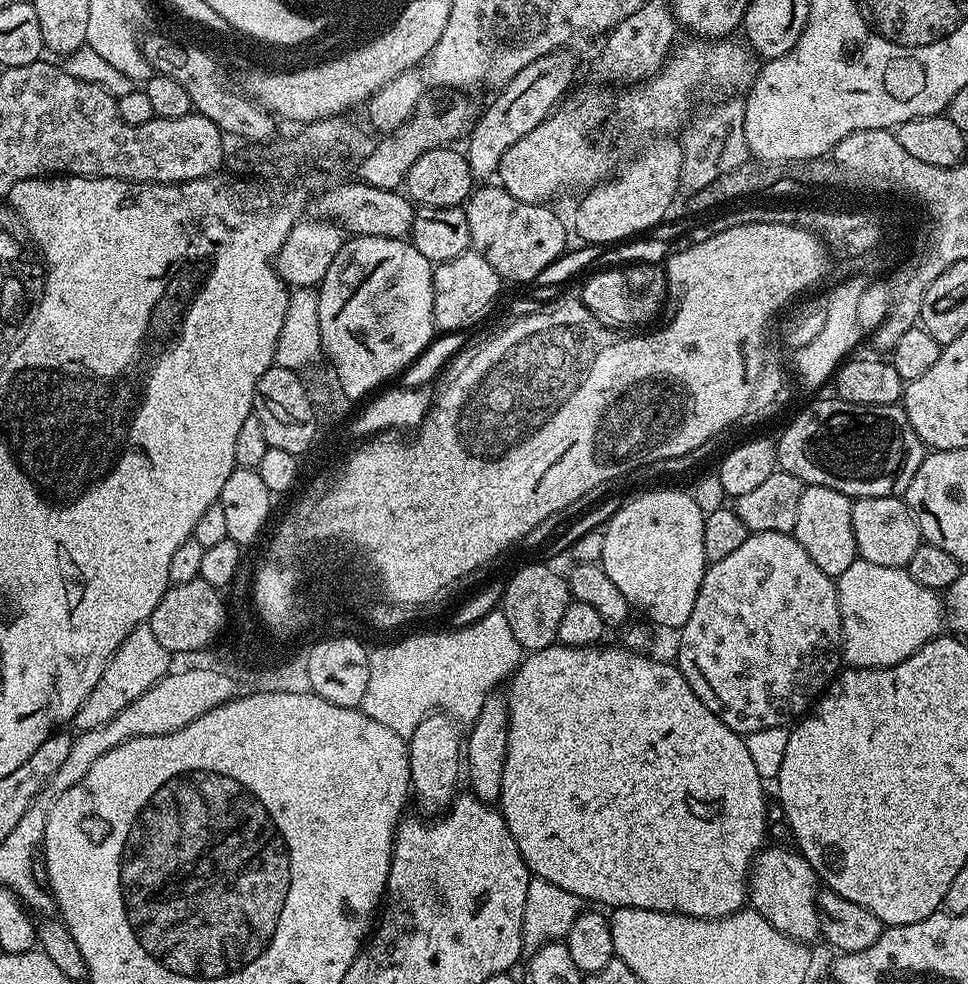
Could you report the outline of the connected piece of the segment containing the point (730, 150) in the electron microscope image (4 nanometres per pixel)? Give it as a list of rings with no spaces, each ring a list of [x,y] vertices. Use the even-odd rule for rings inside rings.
[[[724,99],[728,100],[706,109],[696,121],[693,119],[683,129],[685,132],[684,136],[682,135],[684,153],[680,171],[680,192],[685,197],[691,198],[698,190],[710,186],[714,178],[730,174],[730,170],[749,163],[750,153],[748,145],[744,142],[744,109],[738,106],[737,101],[736,104],[732,101],[735,99]]]

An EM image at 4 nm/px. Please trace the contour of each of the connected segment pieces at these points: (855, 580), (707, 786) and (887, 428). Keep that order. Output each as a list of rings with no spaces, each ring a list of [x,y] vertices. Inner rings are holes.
[[[857,558],[854,562],[850,562],[846,570],[842,570],[840,576],[835,577],[835,581],[844,635],[842,656],[845,661],[854,662],[855,667],[889,668],[894,666],[913,656],[926,641],[941,635],[945,627],[944,605],[941,597],[933,589],[918,586],[918,582],[910,578],[907,567],[874,566],[874,562]]]
[[[555,643],[550,648],[543,648],[537,652],[529,652],[520,661],[520,667],[512,673],[507,681],[506,699],[508,701],[508,741],[506,742],[506,766],[502,770],[502,790],[498,807],[504,815],[506,826],[510,834],[514,834],[514,842],[518,842],[518,850],[526,862],[529,873],[533,877],[554,882],[554,886],[562,886],[562,890],[570,890],[570,894],[579,896],[581,901],[593,900],[593,905],[609,904],[609,909],[617,908],[641,908],[642,910],[658,910],[659,912],[681,912],[683,916],[707,916],[709,918],[727,918],[741,911],[748,900],[748,873],[752,871],[752,861],[756,853],[766,844],[768,831],[768,805],[764,800],[765,781],[760,779],[758,769],[754,767],[754,761],[750,758],[750,750],[746,750],[744,736],[739,732],[730,730],[704,703],[697,698],[694,690],[686,682],[686,678],[680,672],[675,663],[663,664],[660,660],[651,660],[636,650],[629,650],[623,646],[616,648],[604,648],[605,646],[593,646],[590,648],[568,648],[562,643]]]
[[[829,398],[816,400],[804,408],[784,428],[776,444],[776,459],[785,472],[792,472],[805,485],[830,486],[842,494],[859,498],[862,496],[903,497],[910,486],[918,466],[922,466],[926,446],[918,438],[906,410],[899,404],[851,404],[845,400]]]

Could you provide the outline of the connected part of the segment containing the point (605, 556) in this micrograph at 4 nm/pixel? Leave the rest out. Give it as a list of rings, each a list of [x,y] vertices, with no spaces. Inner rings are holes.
[[[664,488],[626,501],[609,518],[608,528],[603,529],[599,563],[629,605],[649,616],[644,618],[653,625],[679,630],[690,618],[690,610],[694,610],[706,567],[702,550],[705,515],[687,491]]]

